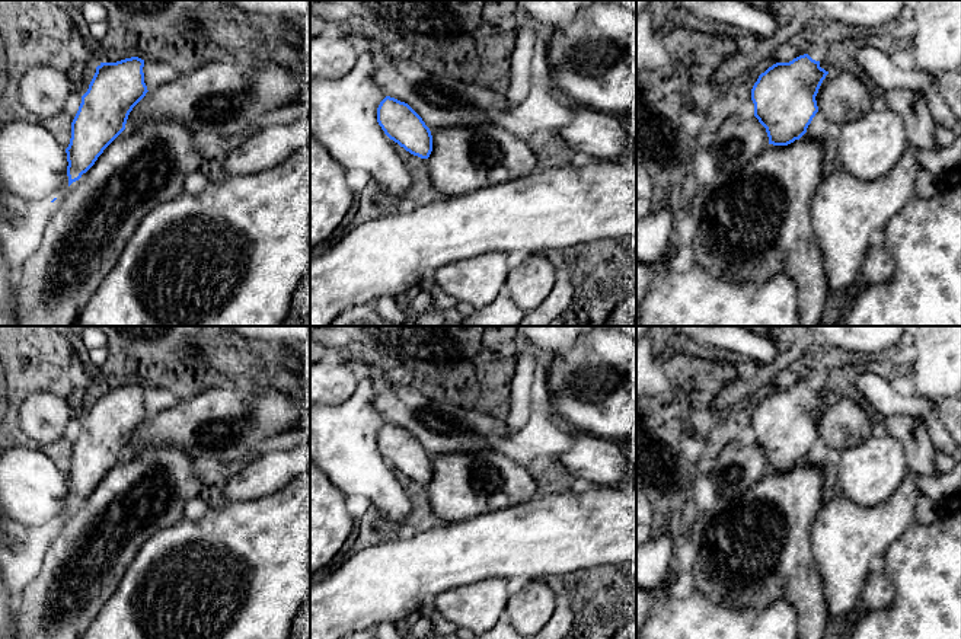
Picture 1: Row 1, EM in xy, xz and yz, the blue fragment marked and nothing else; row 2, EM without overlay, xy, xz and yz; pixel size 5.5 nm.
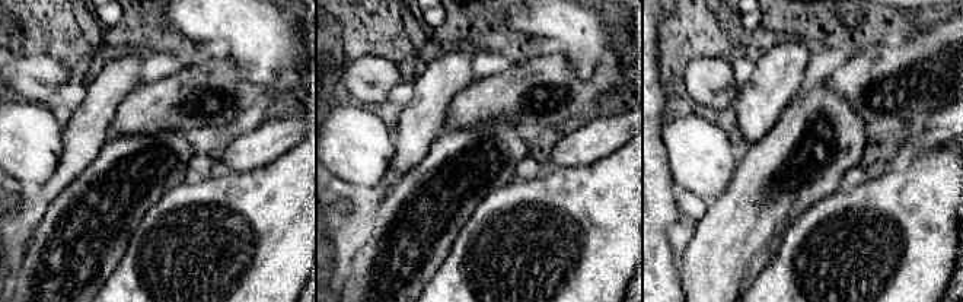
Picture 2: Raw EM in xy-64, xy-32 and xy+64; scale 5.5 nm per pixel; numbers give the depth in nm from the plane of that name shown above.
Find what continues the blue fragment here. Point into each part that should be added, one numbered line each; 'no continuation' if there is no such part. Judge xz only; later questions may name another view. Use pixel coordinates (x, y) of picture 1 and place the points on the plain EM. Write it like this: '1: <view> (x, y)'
1: xz (463, 485)

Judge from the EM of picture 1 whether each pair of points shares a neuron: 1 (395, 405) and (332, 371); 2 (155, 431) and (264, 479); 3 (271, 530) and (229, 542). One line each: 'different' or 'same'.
1: different
2: different
3: same

